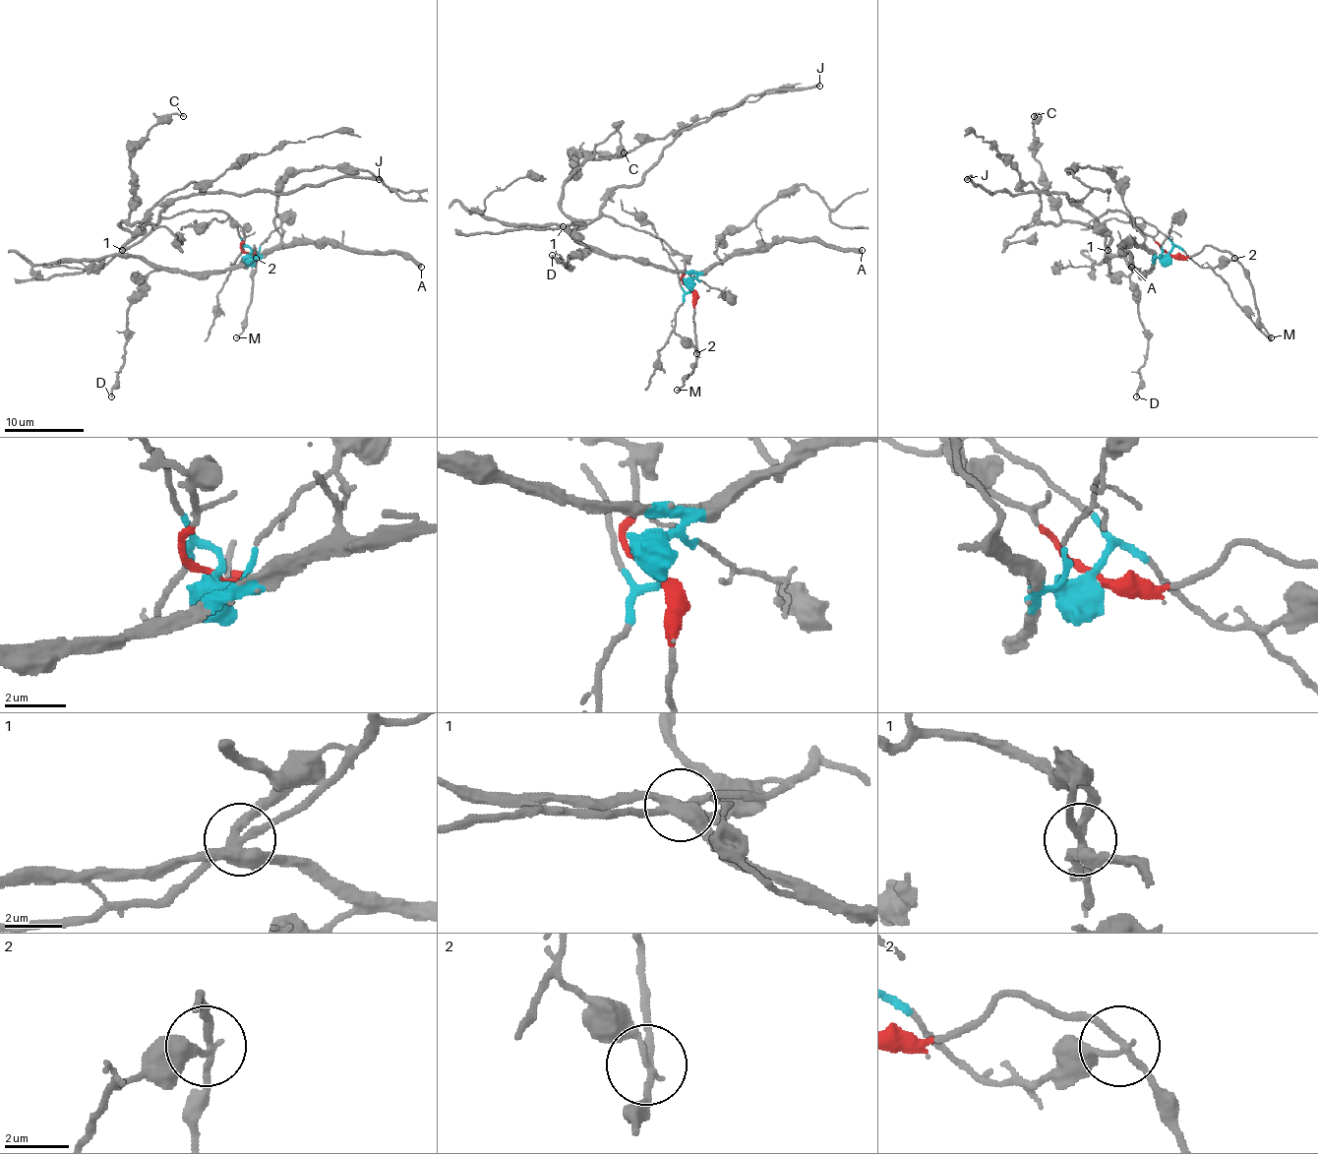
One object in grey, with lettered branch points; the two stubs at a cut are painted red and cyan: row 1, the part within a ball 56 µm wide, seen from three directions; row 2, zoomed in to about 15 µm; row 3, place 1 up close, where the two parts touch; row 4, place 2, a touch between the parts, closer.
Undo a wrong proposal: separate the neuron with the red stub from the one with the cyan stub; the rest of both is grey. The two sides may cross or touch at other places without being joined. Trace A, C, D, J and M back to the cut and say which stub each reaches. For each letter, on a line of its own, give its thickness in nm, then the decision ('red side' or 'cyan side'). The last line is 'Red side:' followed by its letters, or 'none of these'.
A: 400 nm thick; cyan side
C: 130 nm thick; cyan side
D: 200 nm thick; cyan side
J: 300 nm thick; red side
M: 150 nm thick; red side
Red side: J, M

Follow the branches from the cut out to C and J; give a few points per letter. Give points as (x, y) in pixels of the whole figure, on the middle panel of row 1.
C: (689, 288), (686, 273), (608, 257), (562, 226), (574, 226), (562, 211), (576, 168), (570, 156), (624, 152)
J: (689, 288), (684, 259), (606, 216), (604, 201), (718, 110), (774, 89), (819, 85)

